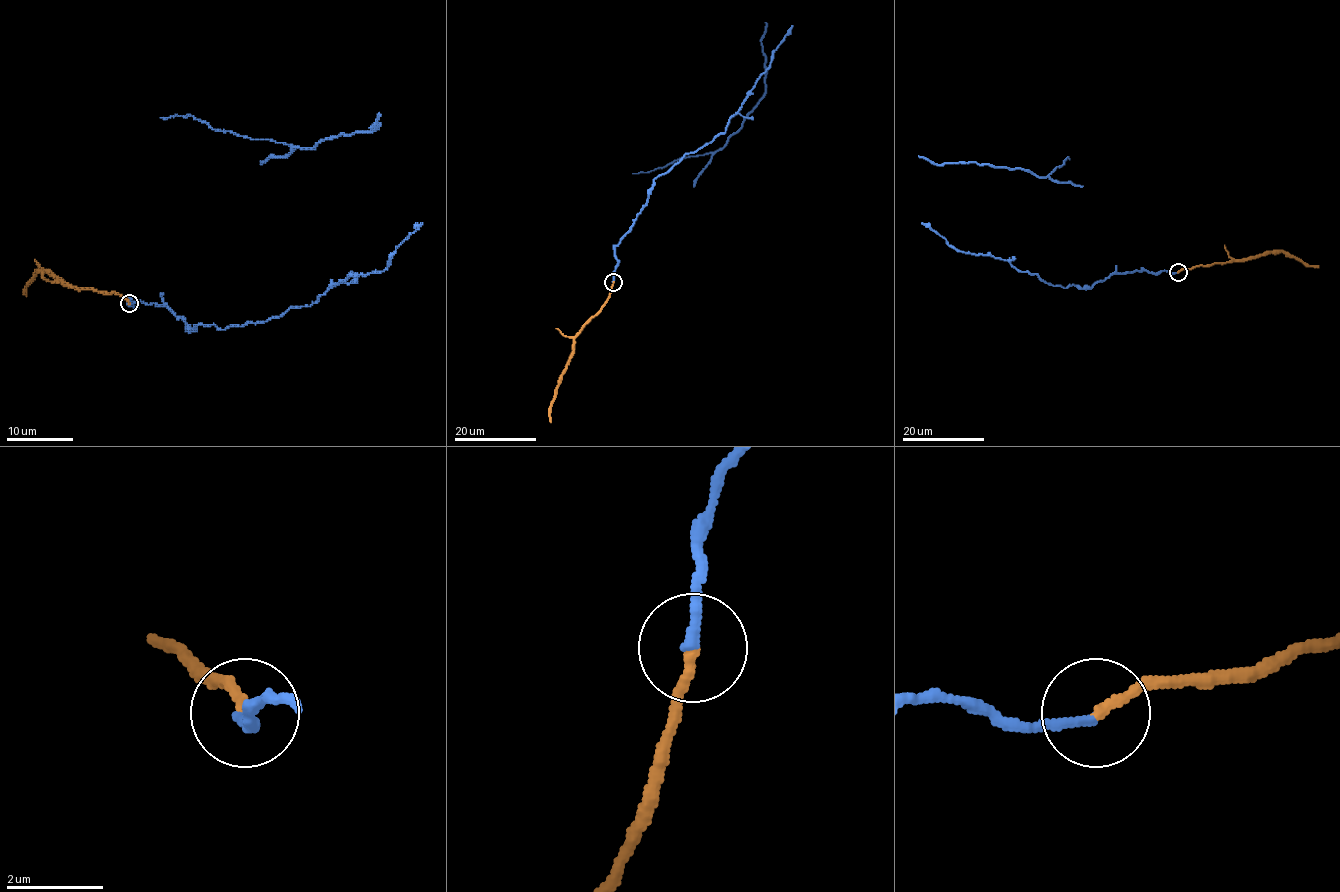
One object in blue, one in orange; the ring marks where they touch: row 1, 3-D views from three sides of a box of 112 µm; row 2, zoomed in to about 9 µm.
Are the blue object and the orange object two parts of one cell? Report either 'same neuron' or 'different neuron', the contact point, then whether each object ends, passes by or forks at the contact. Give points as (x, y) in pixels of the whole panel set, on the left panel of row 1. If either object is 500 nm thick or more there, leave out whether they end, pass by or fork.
different neuron; at (129, 303); blue ends there; orange ends there

